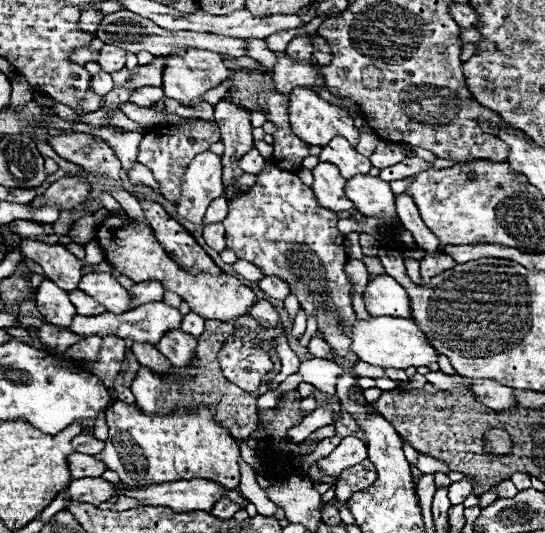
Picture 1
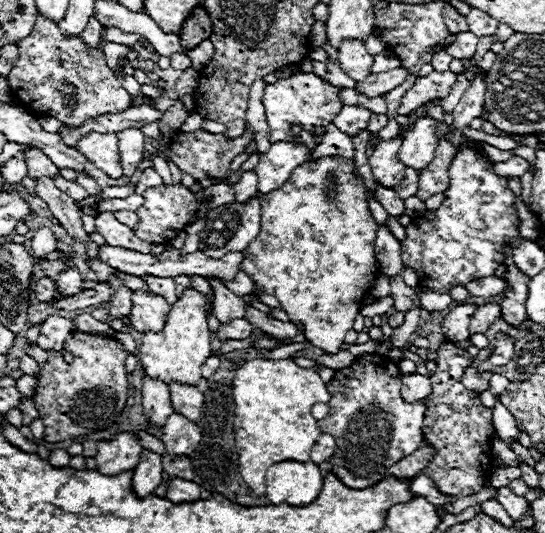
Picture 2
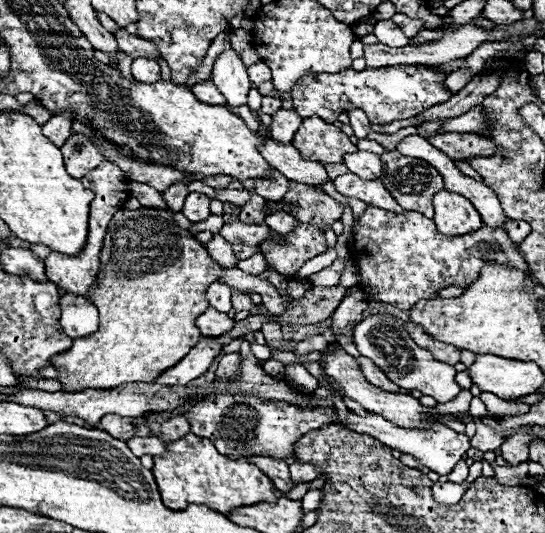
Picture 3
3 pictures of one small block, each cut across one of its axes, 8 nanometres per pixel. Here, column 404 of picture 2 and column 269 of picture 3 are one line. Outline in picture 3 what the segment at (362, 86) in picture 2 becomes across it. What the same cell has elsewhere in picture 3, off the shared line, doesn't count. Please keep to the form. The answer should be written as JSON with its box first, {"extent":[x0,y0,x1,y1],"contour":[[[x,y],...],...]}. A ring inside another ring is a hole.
{"extent":[248,62,272,84],"contour":[[[256,62],[252,66],[248,66],[248,74],[250,74],[250,80],[254,84],[262,84],[262,82],[268,82],[272,78],[268,66],[264,66],[264,62]]]}

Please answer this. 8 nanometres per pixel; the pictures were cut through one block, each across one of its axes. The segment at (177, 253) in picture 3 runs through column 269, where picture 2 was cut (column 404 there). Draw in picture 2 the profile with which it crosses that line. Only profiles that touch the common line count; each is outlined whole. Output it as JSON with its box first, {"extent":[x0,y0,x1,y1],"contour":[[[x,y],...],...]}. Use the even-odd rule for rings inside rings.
{"extent":[390,276,420,312],"contour":[[[392,276],[390,278],[390,286],[392,286],[392,298],[394,298],[394,308],[396,310],[406,312],[412,306],[420,306],[414,288],[406,286],[404,280],[402,280],[402,276]]]}

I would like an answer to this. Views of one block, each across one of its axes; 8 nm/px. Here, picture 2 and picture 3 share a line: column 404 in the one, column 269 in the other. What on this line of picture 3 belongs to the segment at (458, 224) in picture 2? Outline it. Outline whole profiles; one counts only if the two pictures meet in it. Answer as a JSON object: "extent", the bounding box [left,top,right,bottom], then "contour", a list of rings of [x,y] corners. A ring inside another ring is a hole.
{"extent":[260,222,328,280],"contour":[[[298,222],[294,232],[276,236],[282,236],[286,244],[278,244],[274,238],[268,238],[260,244],[260,250],[266,258],[266,264],[274,268],[278,274],[288,276],[290,280],[298,280],[296,274],[304,262],[328,250],[322,228],[304,222]]]}

